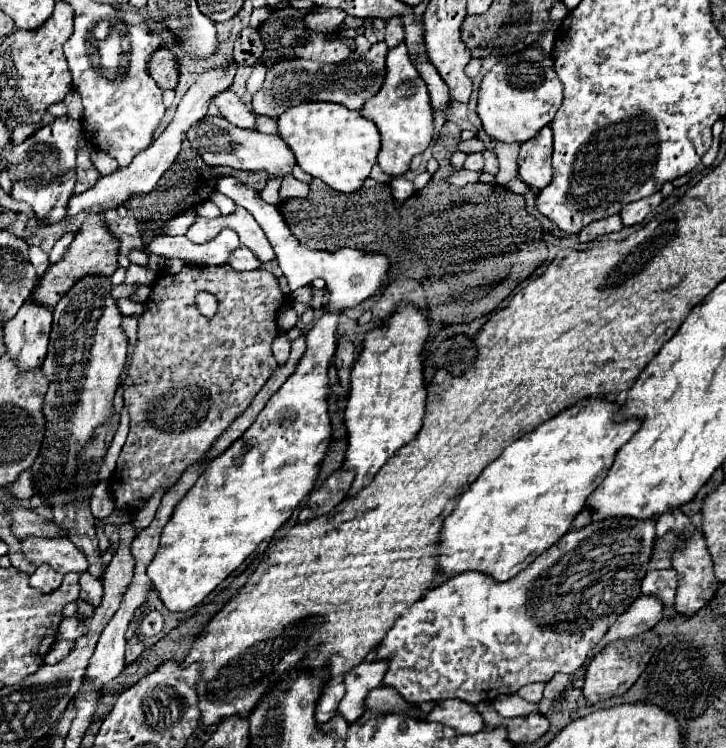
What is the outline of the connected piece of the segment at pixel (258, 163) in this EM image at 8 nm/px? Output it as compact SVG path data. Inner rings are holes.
M205 115L199 125L189 129L187 139L191 147L203 157L203 161L207 161L207 165L223 165L253 173L267 173L269 179L273 177L283 179L295 167L295 157L279 135L265 135L255 129L239 129L223 117Z

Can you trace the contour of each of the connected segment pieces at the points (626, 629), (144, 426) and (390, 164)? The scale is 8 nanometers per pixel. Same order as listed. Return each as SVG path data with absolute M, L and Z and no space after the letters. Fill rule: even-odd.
M641 595L631 605L631 609L627 609L627 613L619 615L615 625L611 625L609 633L605 633L603 639L599 641L599 645L595 645L591 655L599 653L605 645L609 645L615 639L629 639L629 637L635 637L635 635L641 635L641 633L649 631L661 617L663 617L661 601L655 599L655 597Z
M185 265L175 275L161 271L145 301L145 311L139 317L137 341L133 345L127 379L123 381L123 403L131 417L131 429L111 479L117 509L137 511L157 487L169 489L189 465L197 463L199 457L205 457L213 441L249 407L253 397L277 369L271 343L279 334L277 312L288 302L277 277L263 269L239 273L229 265ZM199 291L211 291L219 301L219 309L211 319L201 315L195 307L195 295ZM199 389L203 389L211 401L211 407L203 415L199 415Z
M405 41L389 49L383 89L363 105L361 115L373 121L381 133L381 151L377 155L377 163L383 173L391 177L403 177L409 171L411 159L417 153L423 153L433 137L433 107L429 101L429 91L409 59Z

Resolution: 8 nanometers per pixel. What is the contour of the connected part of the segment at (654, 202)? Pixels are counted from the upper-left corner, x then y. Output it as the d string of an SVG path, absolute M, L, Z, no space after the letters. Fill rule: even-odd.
M653 193L651 197L647 199L641 199L641 201L633 201L631 205L625 205L621 209L621 219L623 219L623 225L635 225L635 223L641 223L659 203L663 201L663 195L661 193Z

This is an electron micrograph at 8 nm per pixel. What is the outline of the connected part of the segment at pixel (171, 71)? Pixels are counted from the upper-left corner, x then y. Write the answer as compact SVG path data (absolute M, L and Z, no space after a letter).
M157 49L151 55L147 63L147 73L157 81L161 89L175 89L177 85L177 63L167 49Z

